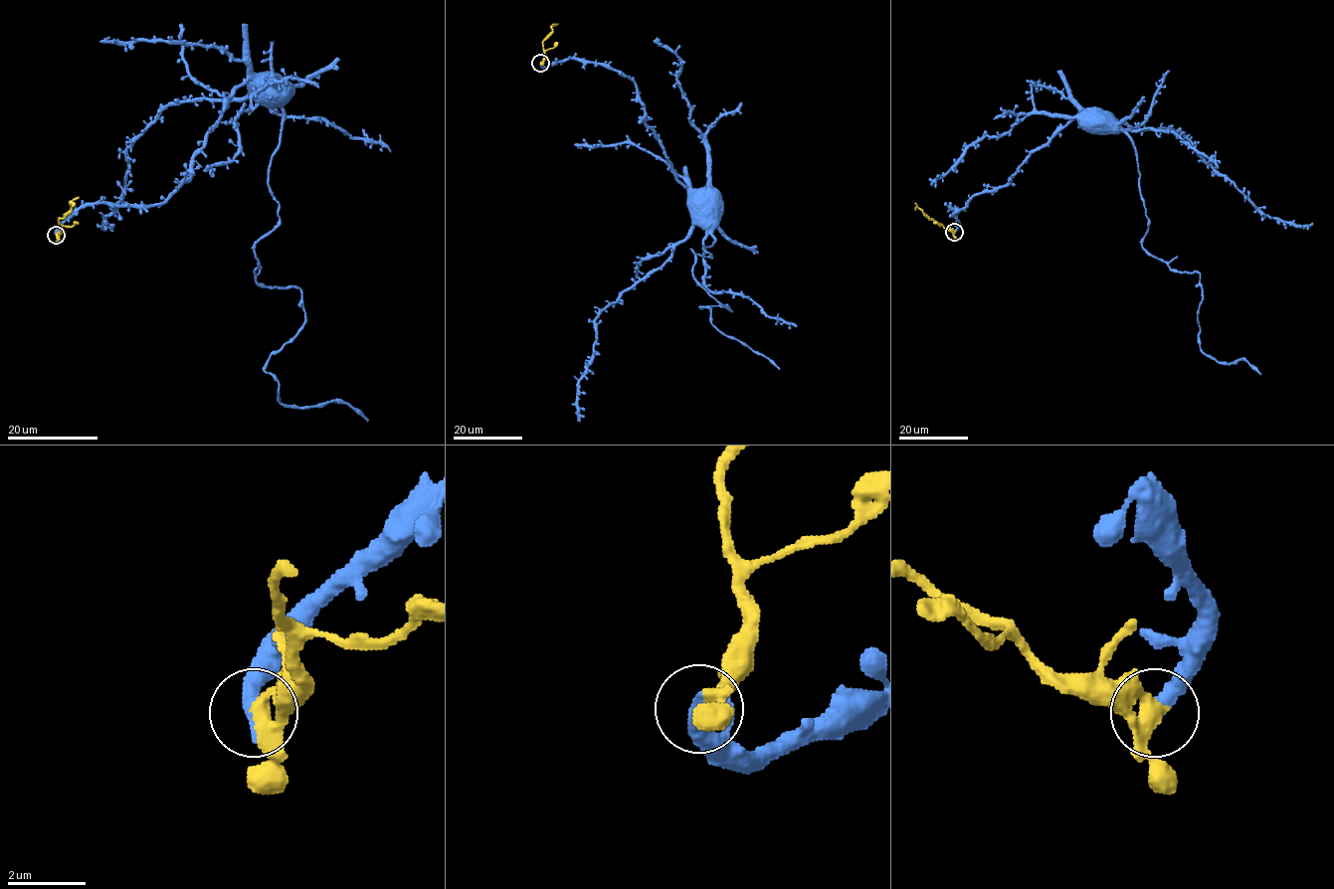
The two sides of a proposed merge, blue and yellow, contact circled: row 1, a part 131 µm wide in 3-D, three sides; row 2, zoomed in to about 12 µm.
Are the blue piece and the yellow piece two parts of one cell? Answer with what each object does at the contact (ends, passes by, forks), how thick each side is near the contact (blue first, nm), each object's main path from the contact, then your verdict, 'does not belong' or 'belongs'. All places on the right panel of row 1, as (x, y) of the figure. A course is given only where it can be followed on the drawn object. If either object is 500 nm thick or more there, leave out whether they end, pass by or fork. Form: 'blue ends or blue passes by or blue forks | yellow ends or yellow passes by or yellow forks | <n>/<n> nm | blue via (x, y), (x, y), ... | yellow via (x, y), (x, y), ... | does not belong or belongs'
blue ends | yellow passes by | 400/360 nm | blue via (954, 232), (950, 208), (962, 209), (975, 195), (1004, 186), (1080, 112), (1088, 112) | yellow via (954, 232), (936, 223), (915, 202) | does not belong

